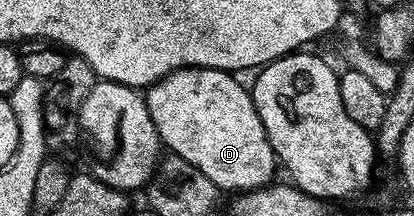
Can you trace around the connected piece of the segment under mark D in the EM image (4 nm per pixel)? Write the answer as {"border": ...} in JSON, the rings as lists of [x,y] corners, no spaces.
{"border":[[[206,66],[186,68],[160,78],[148,87],[144,95],[164,149],[170,155],[187,160],[187,164],[203,172],[203,176],[207,176],[207,180],[215,183],[222,192],[258,190],[260,186],[270,185],[274,181],[273,173],[279,170],[277,155],[273,152],[273,145],[269,142],[265,126],[255,108],[252,93],[246,83],[244,86],[237,78],[240,77],[227,70],[212,70]]]}

